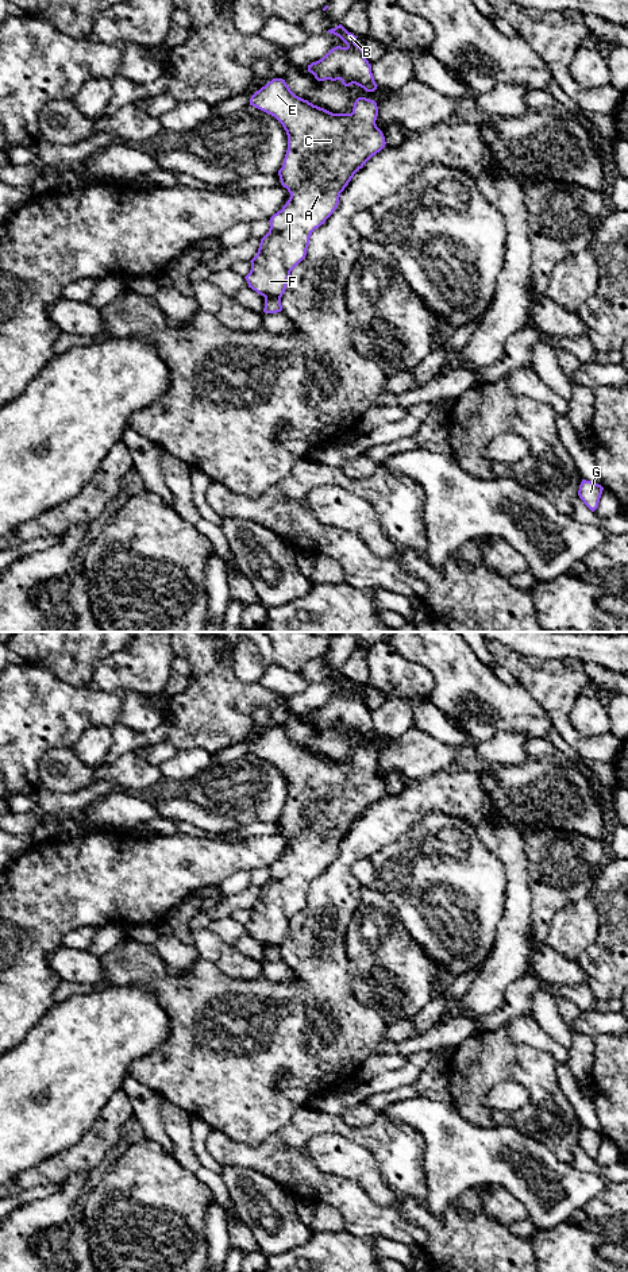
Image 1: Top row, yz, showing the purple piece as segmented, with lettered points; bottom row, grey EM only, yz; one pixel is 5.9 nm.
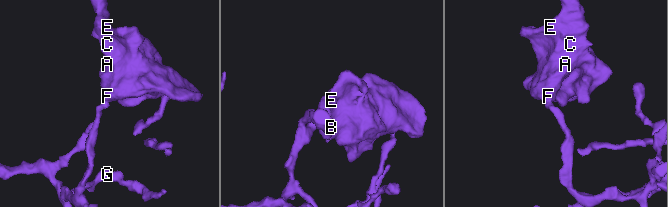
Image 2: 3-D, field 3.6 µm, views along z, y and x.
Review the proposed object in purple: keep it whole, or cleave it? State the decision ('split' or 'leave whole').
split

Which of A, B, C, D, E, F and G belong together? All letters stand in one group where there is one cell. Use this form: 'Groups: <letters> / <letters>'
Groups: A B C D E F / G

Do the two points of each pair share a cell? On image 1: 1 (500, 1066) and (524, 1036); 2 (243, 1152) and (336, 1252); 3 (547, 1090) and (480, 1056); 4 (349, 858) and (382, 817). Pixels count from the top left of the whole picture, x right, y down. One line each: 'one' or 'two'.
1: two
2: two
3: one
4: one

